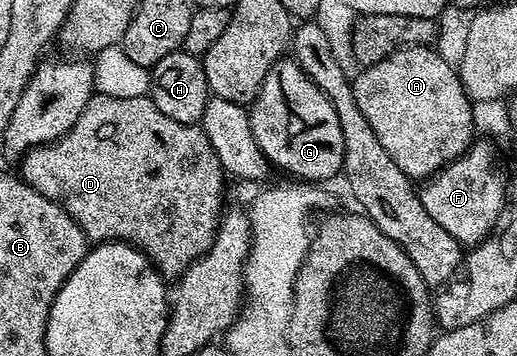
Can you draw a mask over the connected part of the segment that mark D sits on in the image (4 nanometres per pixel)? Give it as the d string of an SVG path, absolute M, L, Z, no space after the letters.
M94 93L79 120L63 137L29 150L19 165L20 177L28 186L47 196L47 200L59 202L90 243L127 242L137 247L166 280L180 279L192 262L209 251L226 205L227 175L205 131L200 125L179 124L179 120L163 116L147 96L116 98Z

